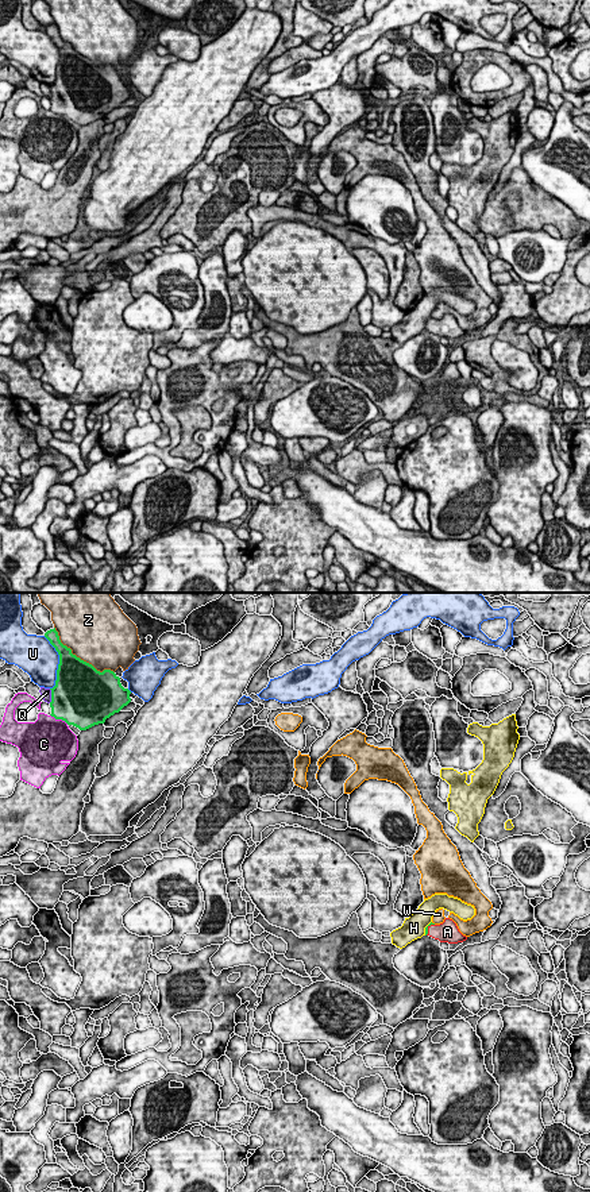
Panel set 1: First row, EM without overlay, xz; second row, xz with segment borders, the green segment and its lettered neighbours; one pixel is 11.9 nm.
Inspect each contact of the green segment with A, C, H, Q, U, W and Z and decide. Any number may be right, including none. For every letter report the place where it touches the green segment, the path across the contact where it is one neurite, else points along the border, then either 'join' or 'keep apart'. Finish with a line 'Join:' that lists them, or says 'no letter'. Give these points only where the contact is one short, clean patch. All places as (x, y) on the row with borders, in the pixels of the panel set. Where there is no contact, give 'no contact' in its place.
A: xz (427, 929) | join
C: xz (60, 718) | keep apart
H: xz (425, 928) | keep apart
Q: xz (51, 695) | along xz (49, 689), (50, 702) | keep apart
U: xz (60, 663) | keep apart
W: xz (434, 924) | keep apart
Z: xz (78, 658) | keep apart
Join: A

